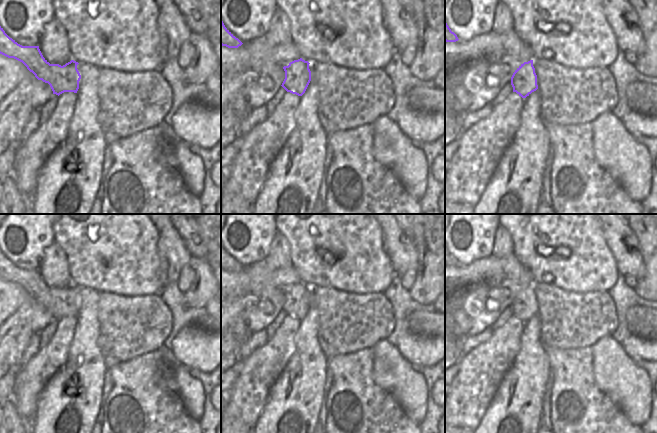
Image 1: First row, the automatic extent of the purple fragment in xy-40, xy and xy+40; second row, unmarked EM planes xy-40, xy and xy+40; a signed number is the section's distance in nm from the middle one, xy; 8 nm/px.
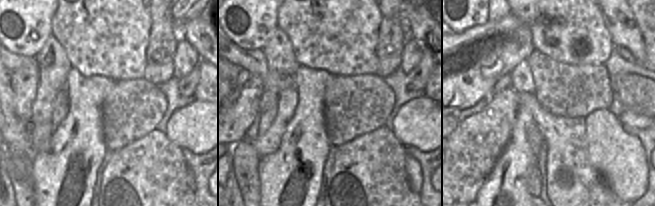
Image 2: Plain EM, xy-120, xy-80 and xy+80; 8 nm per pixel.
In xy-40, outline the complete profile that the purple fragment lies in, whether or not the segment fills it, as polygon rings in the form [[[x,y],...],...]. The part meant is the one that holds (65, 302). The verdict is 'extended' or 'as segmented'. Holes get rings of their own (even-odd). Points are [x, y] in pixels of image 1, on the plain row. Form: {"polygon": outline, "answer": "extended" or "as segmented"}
{"polygon": [[[0,250],[0,278],[22,286],[38,304],[48,307],[53,318],[77,317],[81,299],[78,286],[71,284],[65,289],[50,288],[42,279],[39,270],[22,270],[10,262]]], "answer": "as segmented"}

